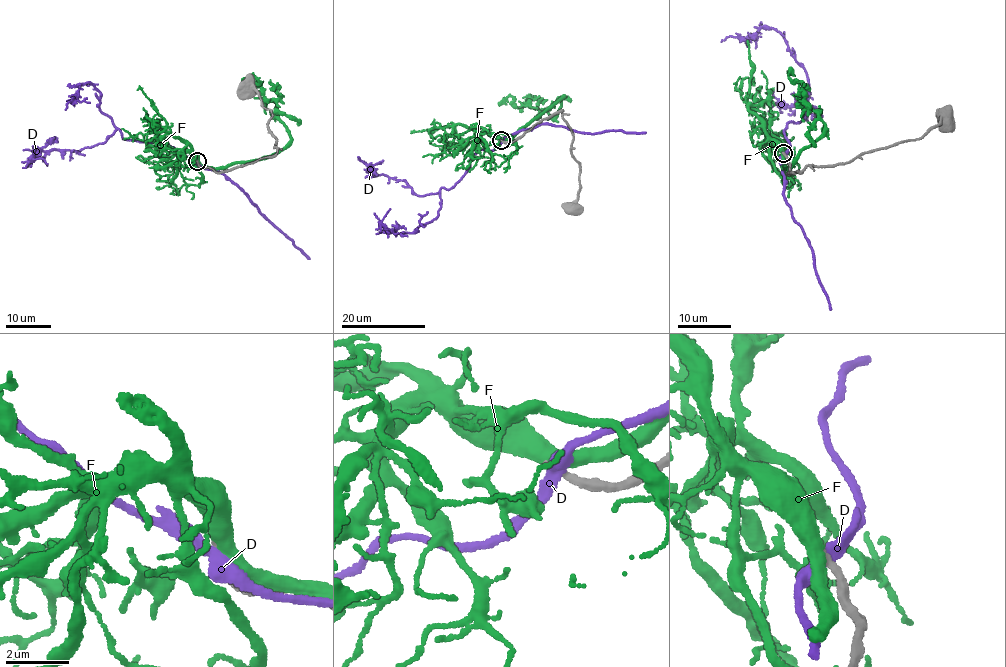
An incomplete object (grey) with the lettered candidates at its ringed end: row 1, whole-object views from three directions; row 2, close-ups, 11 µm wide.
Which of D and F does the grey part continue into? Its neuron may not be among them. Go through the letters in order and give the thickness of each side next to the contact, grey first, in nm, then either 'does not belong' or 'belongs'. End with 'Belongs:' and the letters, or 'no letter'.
D: 300 nm thick on the grey side, 400 nm on the other; does not belong
F: 280 nm thick on the grey side, 460 nm on the other; belongs
Belongs: F

